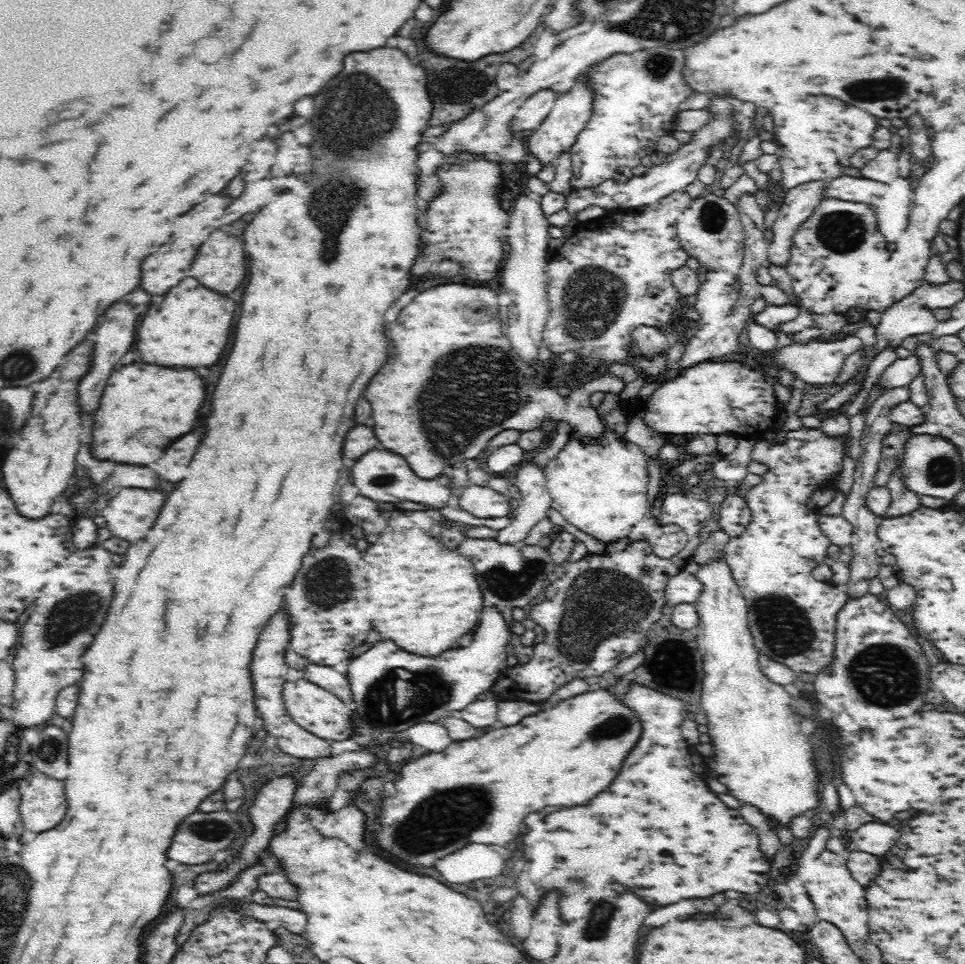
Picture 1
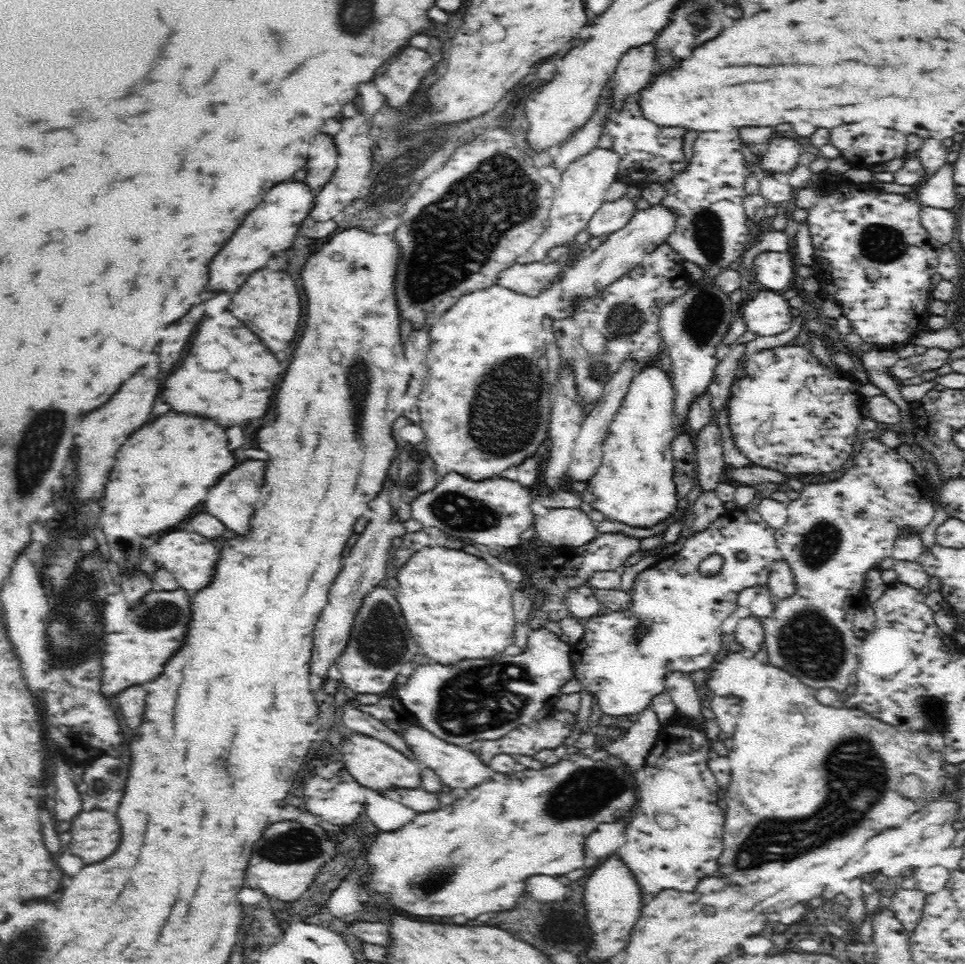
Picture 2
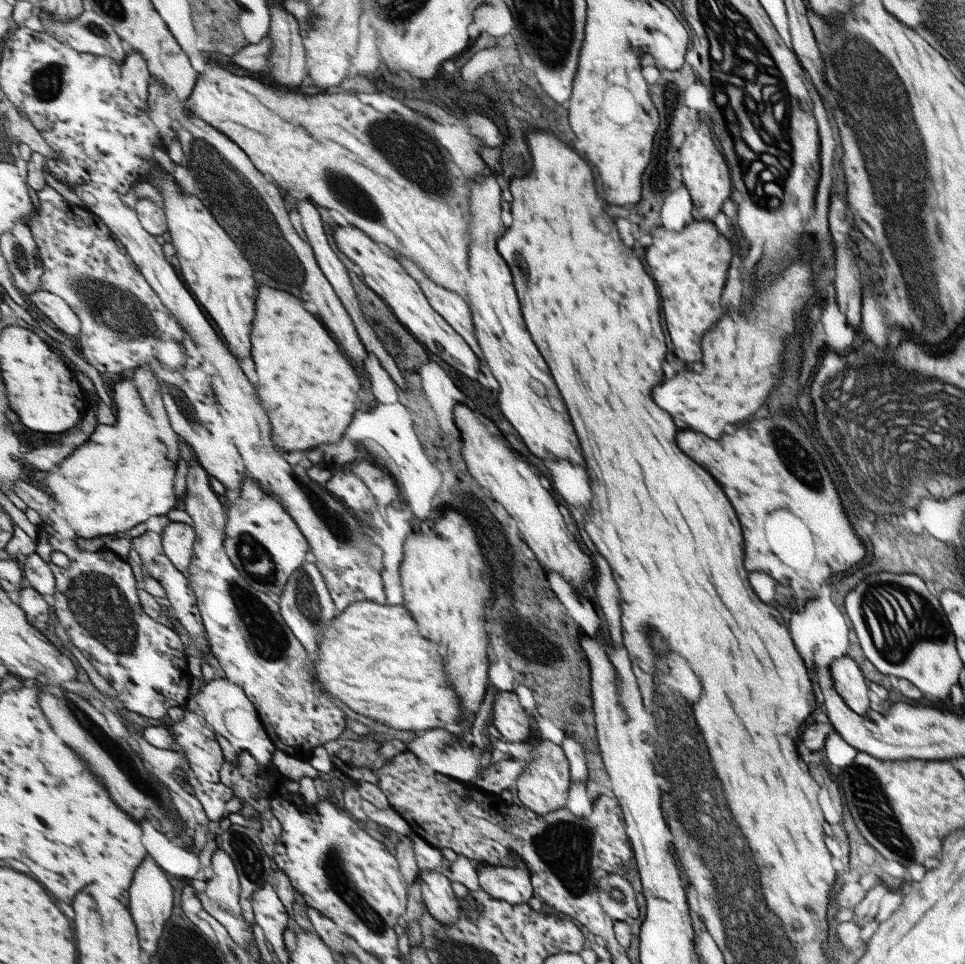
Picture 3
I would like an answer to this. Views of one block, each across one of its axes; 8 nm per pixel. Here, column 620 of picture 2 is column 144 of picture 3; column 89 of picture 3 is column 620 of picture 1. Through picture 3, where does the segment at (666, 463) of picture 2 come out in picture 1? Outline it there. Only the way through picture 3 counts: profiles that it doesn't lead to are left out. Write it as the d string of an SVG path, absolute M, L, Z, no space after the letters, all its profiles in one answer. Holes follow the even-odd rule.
M605 430L600 438L570 438L556 458L542 467L544 486L552 499L550 507L558 510L578 530L610 544L626 536L626 528L651 512L646 497L646 462L638 446Z

